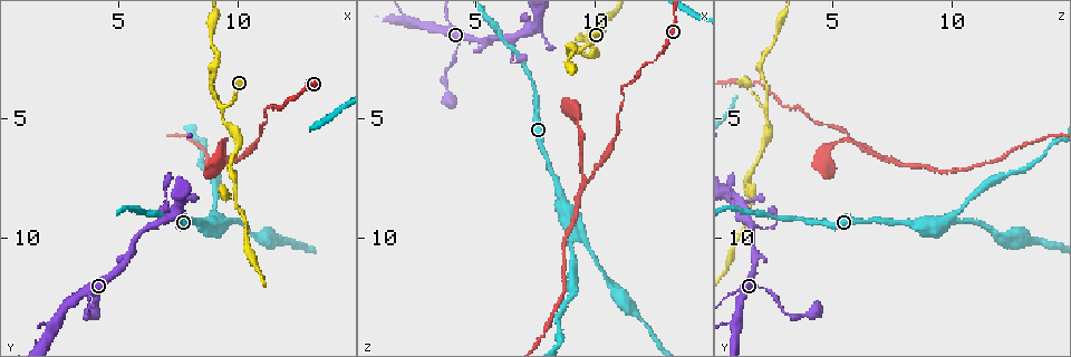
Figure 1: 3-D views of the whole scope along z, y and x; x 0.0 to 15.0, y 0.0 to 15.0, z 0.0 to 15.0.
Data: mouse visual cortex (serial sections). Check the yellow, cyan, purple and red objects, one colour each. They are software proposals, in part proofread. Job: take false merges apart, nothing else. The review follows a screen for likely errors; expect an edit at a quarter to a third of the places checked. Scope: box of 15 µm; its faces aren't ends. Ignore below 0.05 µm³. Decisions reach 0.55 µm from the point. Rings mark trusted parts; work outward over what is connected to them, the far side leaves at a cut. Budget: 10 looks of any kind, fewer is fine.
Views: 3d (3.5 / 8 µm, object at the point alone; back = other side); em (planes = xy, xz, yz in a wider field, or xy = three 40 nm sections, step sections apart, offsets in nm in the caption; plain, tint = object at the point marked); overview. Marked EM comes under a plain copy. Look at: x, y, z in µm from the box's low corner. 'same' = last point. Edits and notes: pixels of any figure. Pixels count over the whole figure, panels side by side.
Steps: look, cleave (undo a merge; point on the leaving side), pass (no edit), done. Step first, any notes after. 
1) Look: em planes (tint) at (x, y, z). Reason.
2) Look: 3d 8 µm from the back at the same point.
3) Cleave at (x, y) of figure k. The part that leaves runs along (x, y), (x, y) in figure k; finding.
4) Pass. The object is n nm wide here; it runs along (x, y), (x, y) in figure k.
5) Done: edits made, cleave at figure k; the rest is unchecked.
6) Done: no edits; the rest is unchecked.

Look: 3d 3.5 µm from the back at (11.2, 4.7, 3.6). Sharp bend.

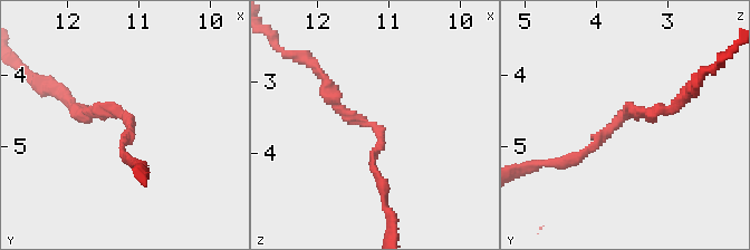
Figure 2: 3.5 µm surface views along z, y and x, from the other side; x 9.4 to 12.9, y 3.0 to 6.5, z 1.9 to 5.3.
Look: em xy step 5 (tint) at (11.10, 4.70, 3.65). The arms are 100, 200 nm wide; shape alone is not enough.

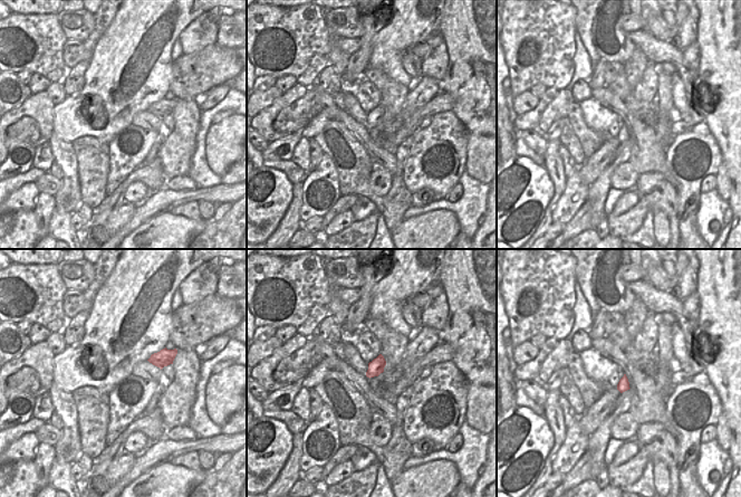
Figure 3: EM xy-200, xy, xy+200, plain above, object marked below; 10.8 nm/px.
Pass. It runs along (326, 92), (381, 132), (374, 152), (381, 189) in figure 2; continuous, no second cell.

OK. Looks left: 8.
Look: 3d 3.5 µm at (9.4, 4.6, 2.2).

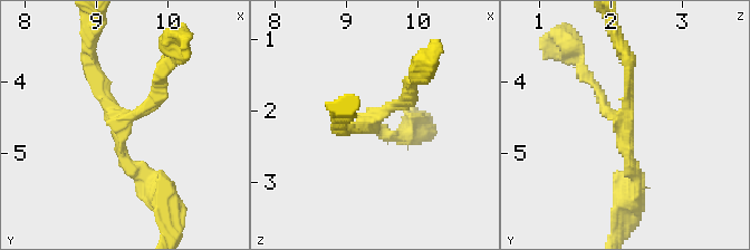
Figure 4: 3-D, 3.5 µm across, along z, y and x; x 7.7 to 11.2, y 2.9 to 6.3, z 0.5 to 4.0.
Look: em planes (tint) at (9.35, 4.60, 2.15). 3 arms meet here; the arms are 150, 150, 150 nm wide; now the EM.

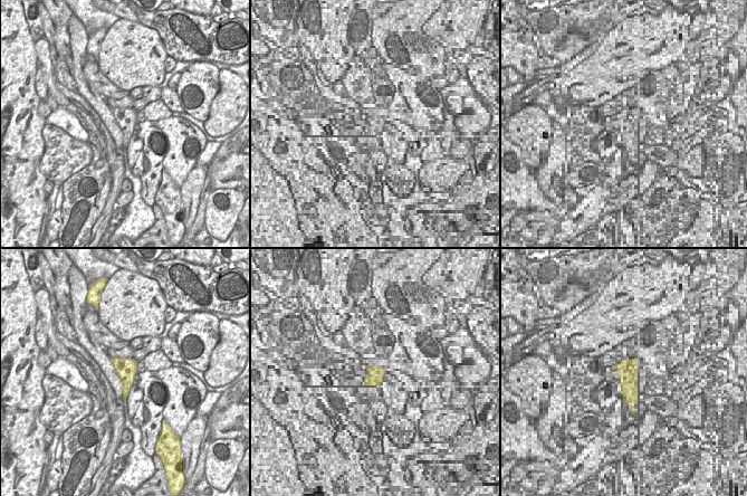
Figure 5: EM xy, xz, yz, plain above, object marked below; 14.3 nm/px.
Look: em xy step 3 (tint) at the same point. Another direction.

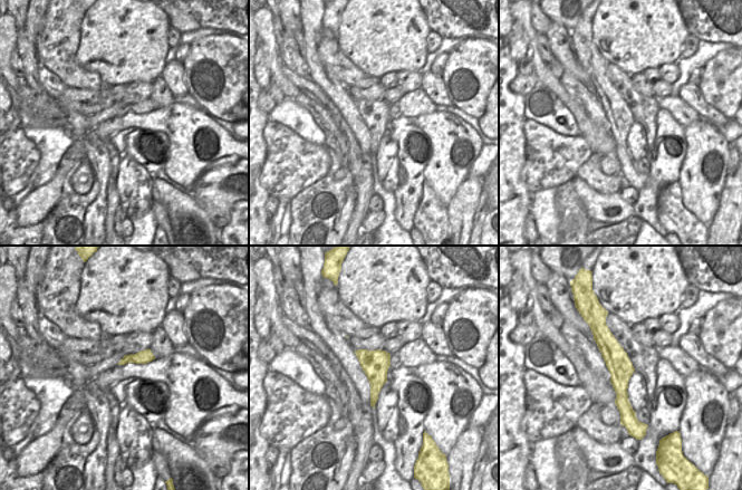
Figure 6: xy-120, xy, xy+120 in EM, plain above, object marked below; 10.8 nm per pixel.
Pass. It runs along (586, 75), (626, 127), (634, 182) in figure 4; all the same cell.

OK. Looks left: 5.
Look: 3d 3.5 µm at (9.8, 7.9, 1.5).

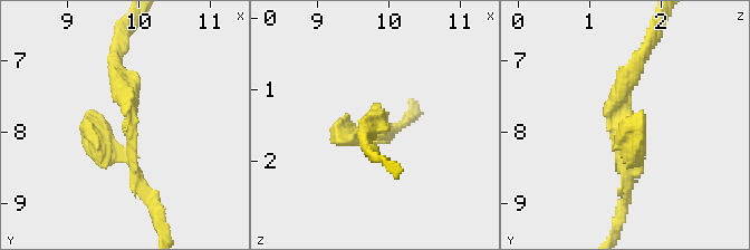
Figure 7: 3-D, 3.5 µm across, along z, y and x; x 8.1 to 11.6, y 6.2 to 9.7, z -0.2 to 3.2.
Look: em xy step 5 (tint) at (9.90, 7.95, 1.45). 3 arms meet here; the arms are 200, 250, 300 nm wide.

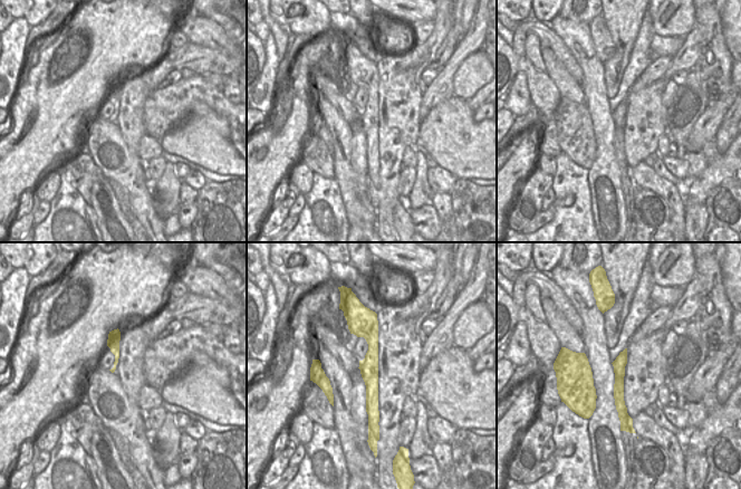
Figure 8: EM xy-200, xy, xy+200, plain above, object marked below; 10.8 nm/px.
Cleave at (90, 144) of figure 7. The part that leaves runs along (122, 148), (98, 142), (88, 111) in figure 7; a second cell is stuck on.

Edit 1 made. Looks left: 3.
Look: 3d 3.5 µm at (6.8, 9.2, 1.4). Two arms at a narrow angle.

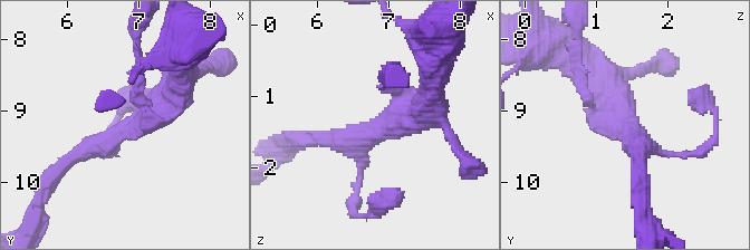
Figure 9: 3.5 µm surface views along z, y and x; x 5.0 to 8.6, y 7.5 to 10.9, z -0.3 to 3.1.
Look: em planes (tint) at (6.85, 9.25, 1.45). Shape alone is not enough.

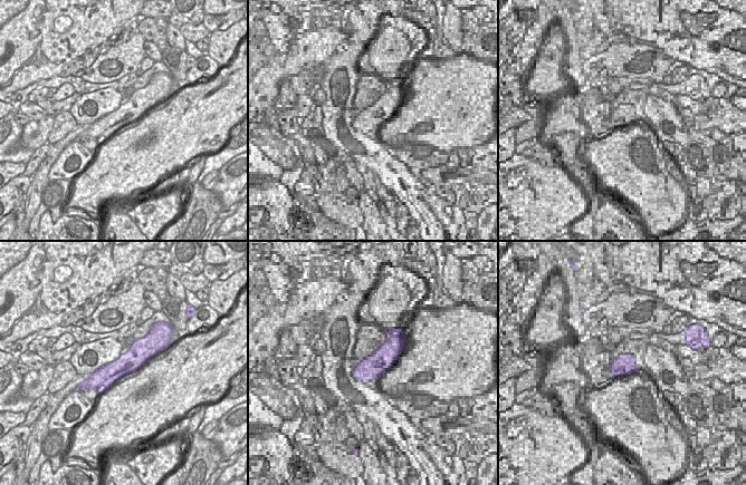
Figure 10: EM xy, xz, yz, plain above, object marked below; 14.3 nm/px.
Pass. The object is 320 nm wide here; it runs along (151, 345), (128, 362), (93, 384) in figure 10; continuous, no second cell.

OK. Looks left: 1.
Done: edits made, cleave at figure 7; the rest is unchecked.

